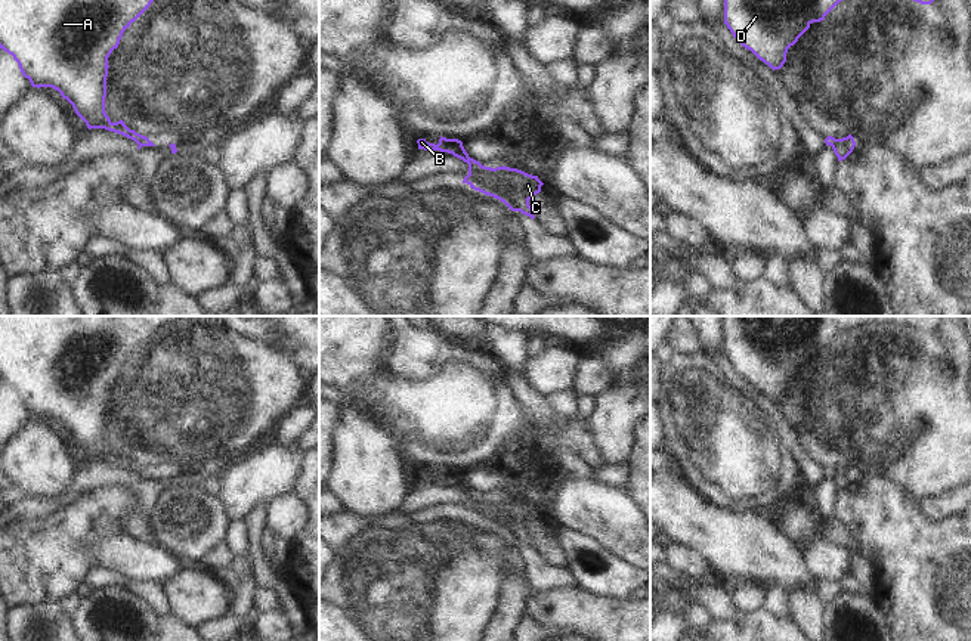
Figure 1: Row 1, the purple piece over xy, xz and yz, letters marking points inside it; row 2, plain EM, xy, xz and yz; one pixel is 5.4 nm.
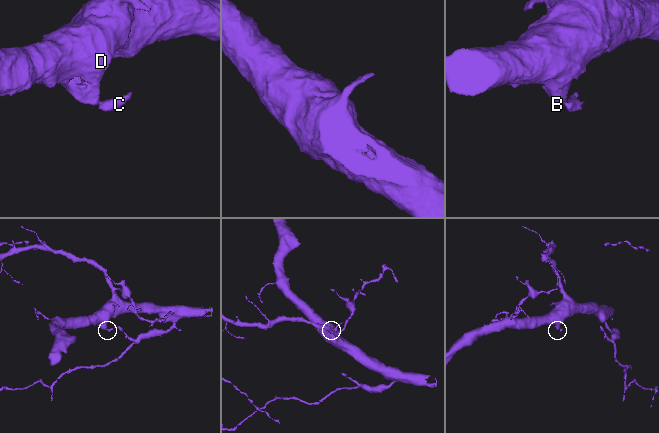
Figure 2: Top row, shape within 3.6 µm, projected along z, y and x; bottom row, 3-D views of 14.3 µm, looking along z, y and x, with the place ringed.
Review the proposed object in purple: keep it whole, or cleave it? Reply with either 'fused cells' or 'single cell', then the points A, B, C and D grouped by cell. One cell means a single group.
fused cells; A B D / C

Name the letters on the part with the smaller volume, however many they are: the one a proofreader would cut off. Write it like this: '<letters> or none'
C

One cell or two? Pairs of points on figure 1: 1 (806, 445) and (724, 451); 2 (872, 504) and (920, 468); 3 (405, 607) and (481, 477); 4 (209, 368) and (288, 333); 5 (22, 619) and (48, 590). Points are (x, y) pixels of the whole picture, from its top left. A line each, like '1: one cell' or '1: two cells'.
1: two cells
2: two cells
3: one cell
4: two cells
5: two cells

